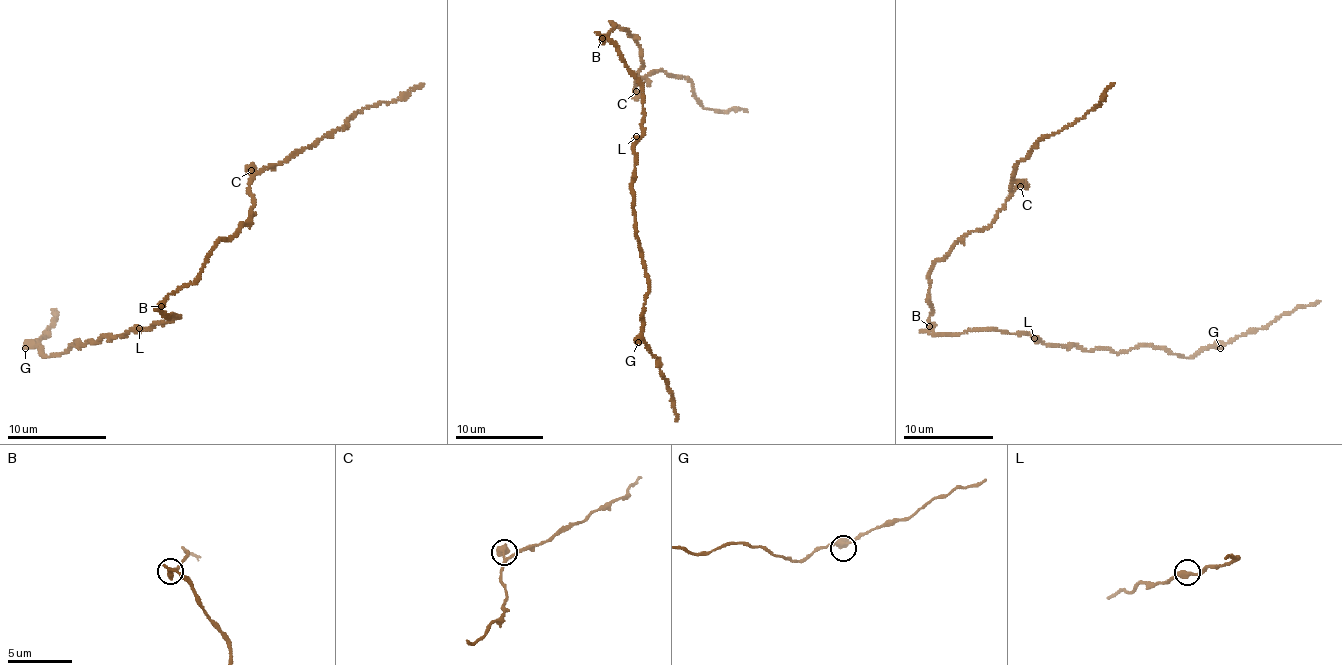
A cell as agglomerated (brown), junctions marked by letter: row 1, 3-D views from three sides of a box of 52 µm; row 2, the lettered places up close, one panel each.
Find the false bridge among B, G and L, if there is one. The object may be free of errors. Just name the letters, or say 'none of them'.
B

